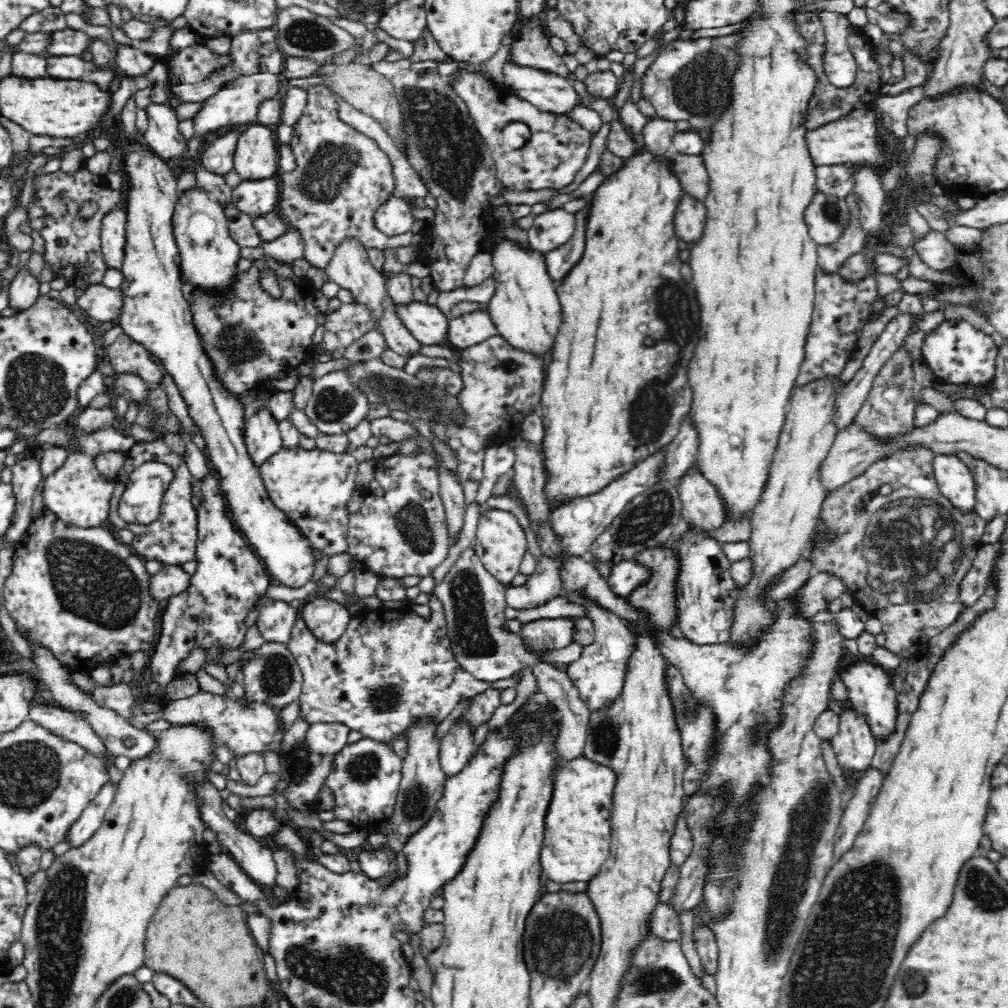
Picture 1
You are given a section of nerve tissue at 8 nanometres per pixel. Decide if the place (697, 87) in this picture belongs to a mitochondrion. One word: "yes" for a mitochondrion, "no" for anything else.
yes

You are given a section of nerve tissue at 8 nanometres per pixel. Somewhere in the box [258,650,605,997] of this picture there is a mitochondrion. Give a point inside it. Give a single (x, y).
(559, 943)

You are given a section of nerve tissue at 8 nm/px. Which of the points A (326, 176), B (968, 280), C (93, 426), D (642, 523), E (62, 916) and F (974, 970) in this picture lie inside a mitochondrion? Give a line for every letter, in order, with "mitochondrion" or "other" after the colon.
A: mitochondrion
B: other
C: other
D: mitochondrion
E: mitochondrion
F: other

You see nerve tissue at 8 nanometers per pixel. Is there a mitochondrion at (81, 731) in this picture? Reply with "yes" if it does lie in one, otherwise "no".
no

